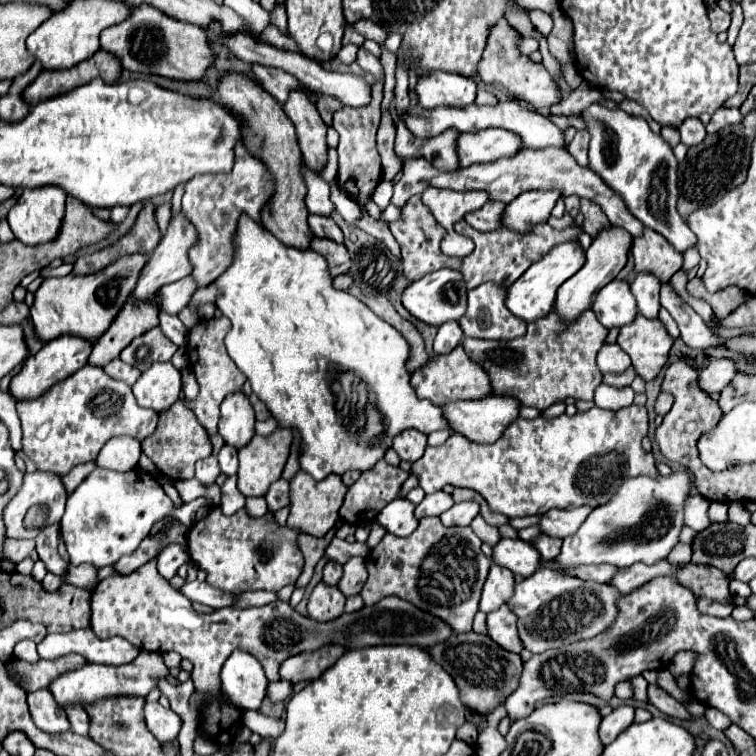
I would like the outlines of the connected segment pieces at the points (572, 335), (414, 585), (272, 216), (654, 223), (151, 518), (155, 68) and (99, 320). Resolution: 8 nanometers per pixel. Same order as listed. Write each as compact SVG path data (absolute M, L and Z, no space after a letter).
M590 309L584 311L576 321L568 321L568 323L564 323L556 313L550 313L544 319L532 321L528 325L528 333L520 339L512 339L512 341L464 339L464 351L468 353L468 357L472 361L486 367L486 373L488 373L488 365L490 365L490 381L492 381L494 393L514 395L520 403L532 405L532 407L538 407L540 411L544 411L552 403L558 403L568 397L584 399L584 401L592 399L594 389L602 383L602 373L596 367L596 353L602 347L606 335L608 335L608 329L604 329L598 323L594 311L590 311Z
M426 517L410 537L400 539L388 533L366 555L368 581L360 595L366 605L374 605L388 595L398 595L418 609L438 615L456 633L472 631L480 591L490 569L490 559L482 553L480 545L482 541L470 527L444 527L438 517Z
M226 75L222 77L218 85L220 101L234 117L242 123L242 143L246 149L264 161L264 165L274 173L276 177L276 195L270 199L270 203L262 211L262 223L264 227L282 243L294 249L308 249L310 239L314 239L314 233L308 227L308 209L304 205L306 197L306 183L300 173L302 155L296 141L296 129L292 121L282 111L282 105L270 97L260 85L246 79L244 75Z
M592 103L584 111L584 123L592 135L590 139L590 167L598 173L608 187L612 187L636 215L644 227L658 231L678 253L698 245L698 237L690 231L686 221L676 211L678 177L676 157L672 147L654 135L642 117L632 117L620 109L608 109Z
M96 467L92 475L86 477L68 497L66 513L60 521L60 531L70 555L70 565L90 563L100 569L106 565L114 565L122 555L134 553L140 541L148 537L152 525L158 519L172 515L183 525L191 527L211 509L212 506L203 497L175 508L170 497L154 481L154 477L140 469L118 473Z
M146 5L132 9L130 19L120 25L108 27L100 37L102 49L116 55L124 69L144 75L160 75L176 81L200 81L206 69L214 63L214 51L210 47L208 35L190 23L180 23L162 11Z
M124 255L106 267L106 271L98 271L98 275L66 275L44 279L34 295L34 305L30 309L38 339L52 341L68 333L96 341L130 299L130 291L134 291L138 271L142 271L146 259L150 259L150 255Z

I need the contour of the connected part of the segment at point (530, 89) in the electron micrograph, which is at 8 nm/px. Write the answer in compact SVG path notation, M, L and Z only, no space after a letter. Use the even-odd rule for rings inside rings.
M500 19L488 35L486 41L486 49L482 53L480 65L478 65L478 75L480 79L494 91L500 91L502 95L506 95L508 99L518 99L518 101L526 101L534 107L552 107L556 103L562 101L562 95L552 79L552 75L544 69L542 63L534 63L528 57L524 57L518 47L518 33L504 21Z

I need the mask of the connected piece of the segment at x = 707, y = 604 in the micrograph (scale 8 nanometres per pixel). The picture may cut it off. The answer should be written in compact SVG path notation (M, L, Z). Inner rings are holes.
M732 597L728 601L728 605L712 601L712 599L698 599L698 609L700 609L700 613L708 613L708 615L716 615L716 617L728 617L734 609L734 603L732 603Z

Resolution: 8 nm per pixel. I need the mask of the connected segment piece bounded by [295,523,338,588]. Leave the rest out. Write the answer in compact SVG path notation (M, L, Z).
M338 523L322 539L310 539L310 535L298 535L296 545L298 545L298 549L304 555L304 569L302 569L302 575L296 581L295 586L297 588L308 585L308 581L312 579L312 573L314 573L316 563L324 555L324 547L335 537L337 529Z

